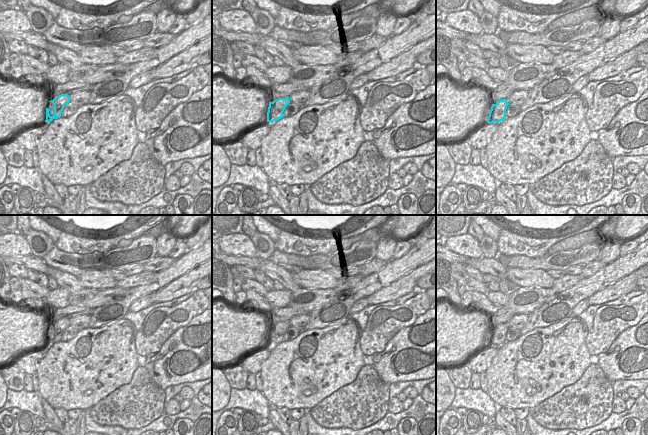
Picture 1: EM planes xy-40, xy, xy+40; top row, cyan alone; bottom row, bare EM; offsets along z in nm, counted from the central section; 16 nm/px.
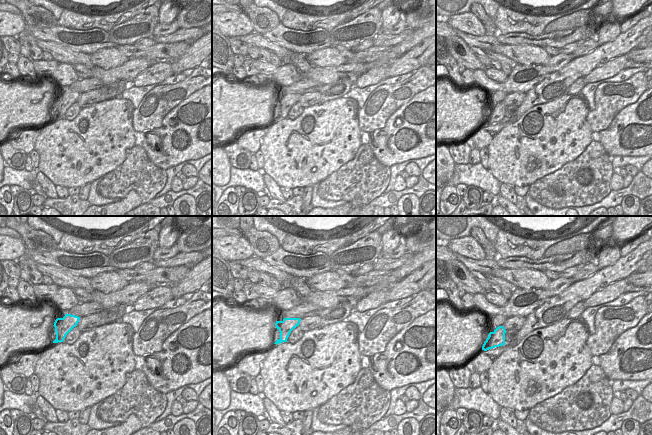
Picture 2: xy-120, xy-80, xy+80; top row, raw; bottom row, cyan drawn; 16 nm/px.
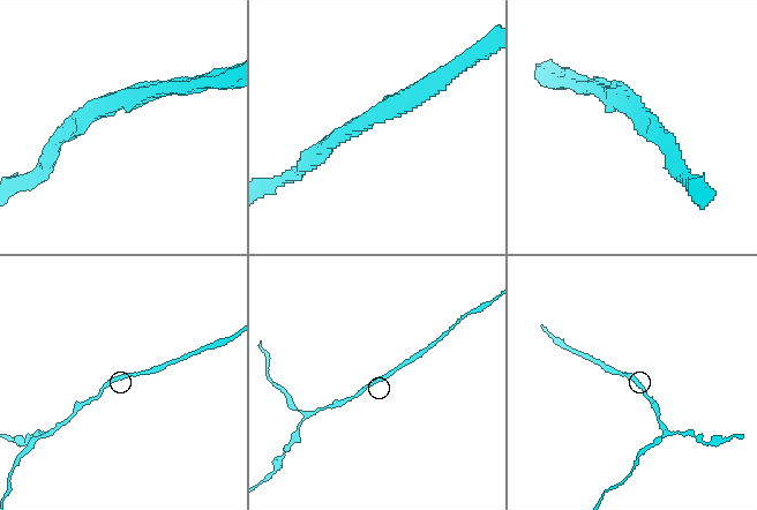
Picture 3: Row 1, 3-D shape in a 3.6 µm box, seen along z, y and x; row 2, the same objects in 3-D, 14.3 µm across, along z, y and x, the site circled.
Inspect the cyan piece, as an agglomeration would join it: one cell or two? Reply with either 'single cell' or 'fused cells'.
single cell

